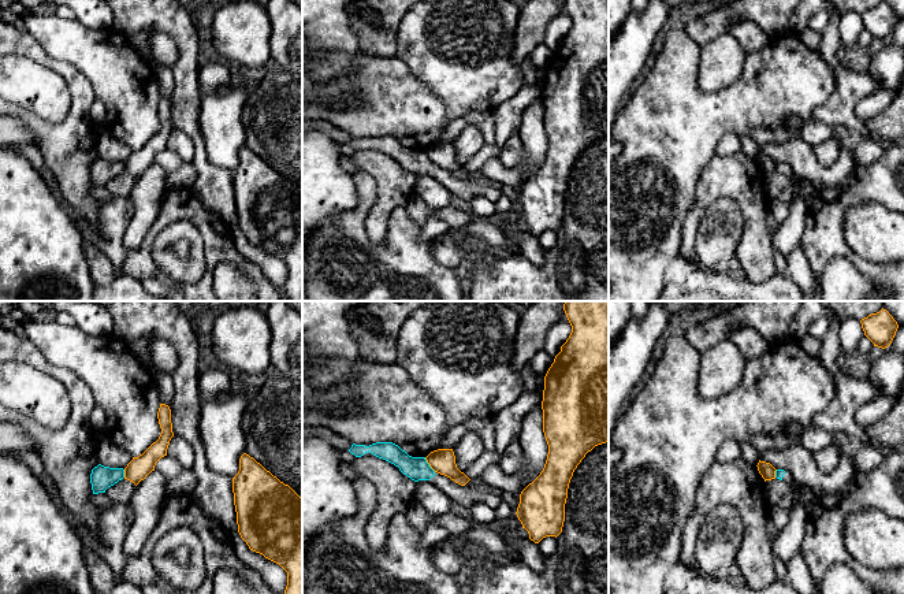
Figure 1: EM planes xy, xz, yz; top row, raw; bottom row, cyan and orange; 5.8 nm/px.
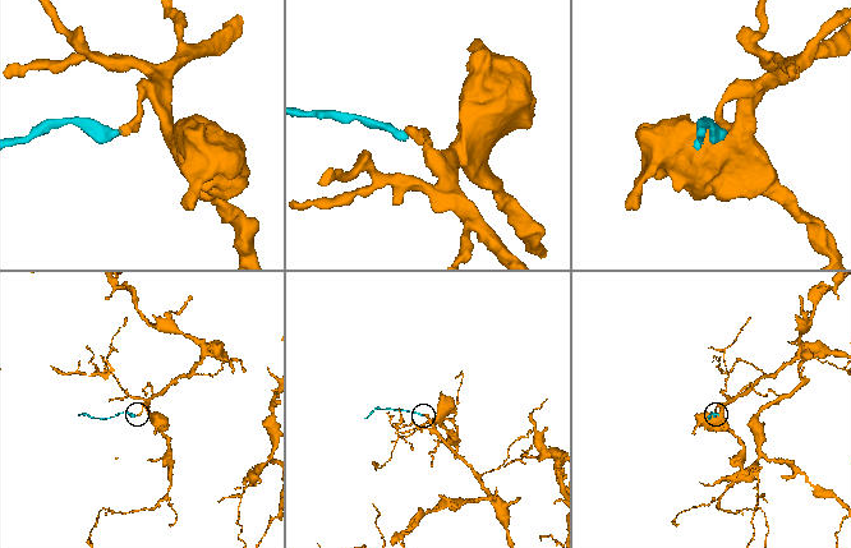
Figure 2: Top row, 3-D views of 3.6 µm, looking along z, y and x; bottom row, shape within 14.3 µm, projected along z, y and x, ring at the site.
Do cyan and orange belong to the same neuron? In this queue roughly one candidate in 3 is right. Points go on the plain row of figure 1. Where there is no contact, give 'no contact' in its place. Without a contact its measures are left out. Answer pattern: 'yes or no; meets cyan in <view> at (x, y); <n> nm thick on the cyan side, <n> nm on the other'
no; meets cyan in xz at (428, 158); 140 nm thick on the cyan side, 140 nm on the other

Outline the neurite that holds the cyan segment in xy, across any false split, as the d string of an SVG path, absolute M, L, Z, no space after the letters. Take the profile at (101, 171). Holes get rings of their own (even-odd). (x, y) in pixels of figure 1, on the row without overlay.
M98 157L92 163L90 177L93 188L105 186L105 183L124 171L123 162L109 162Z

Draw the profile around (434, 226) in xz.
M432 216L428 218L427 222L423 224L420 231L421 241L432 241L434 238L447 234L450 226L443 222L442 219Z

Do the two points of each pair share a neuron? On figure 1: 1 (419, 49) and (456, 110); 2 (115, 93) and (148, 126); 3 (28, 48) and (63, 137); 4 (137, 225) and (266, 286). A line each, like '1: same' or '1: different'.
1: same
2: same
3: same
4: different

